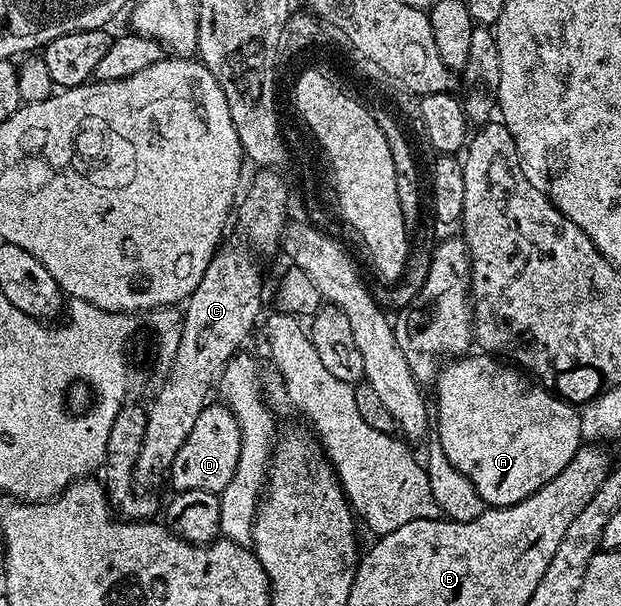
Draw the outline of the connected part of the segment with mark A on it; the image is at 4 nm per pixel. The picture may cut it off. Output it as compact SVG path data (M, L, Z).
M475 352L448 361L440 369L433 389L433 414L437 419L437 430L439 426L437 440L452 468L467 477L477 496L488 507L512 506L525 500L549 484L553 476L560 474L565 464L569 464L580 446L584 445L583 419L580 411L570 406L570 401L532 380L522 369L504 364L486 353Z

